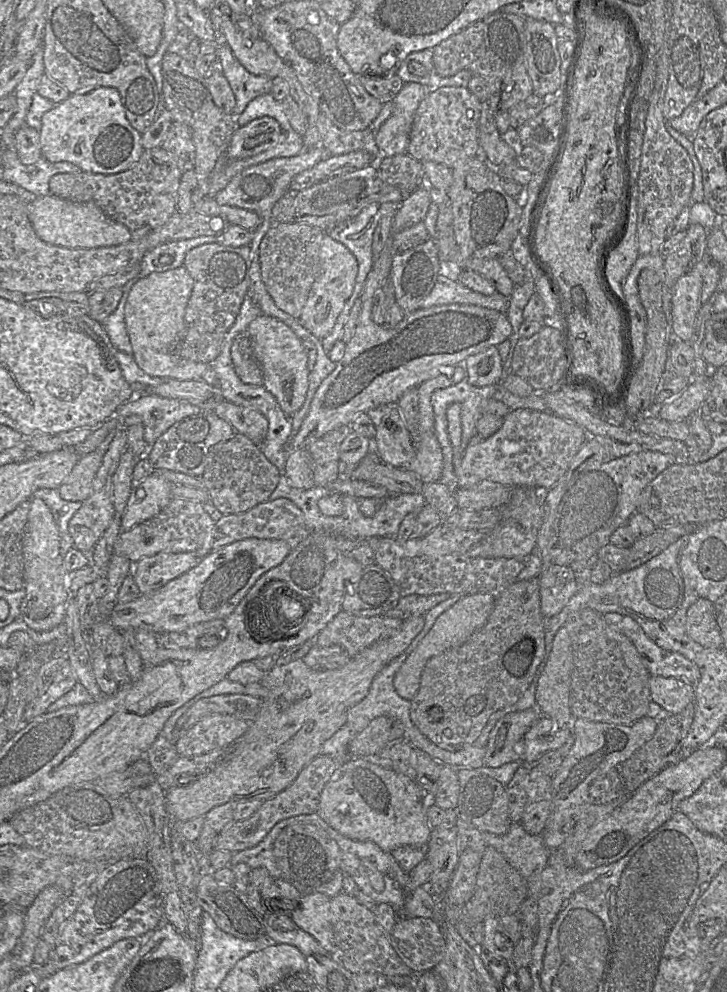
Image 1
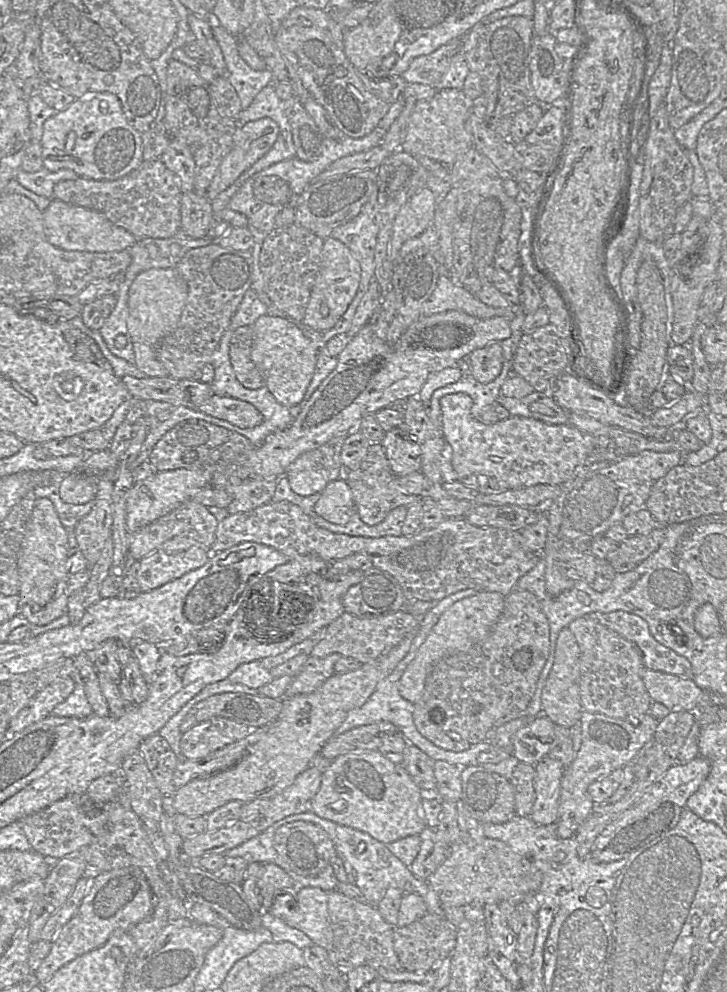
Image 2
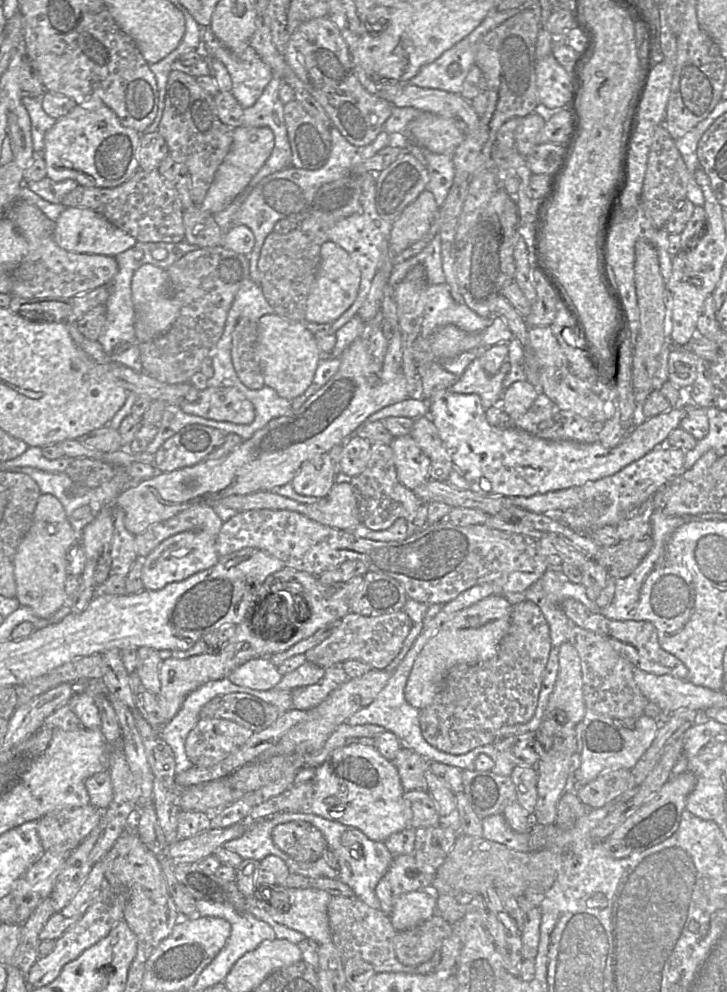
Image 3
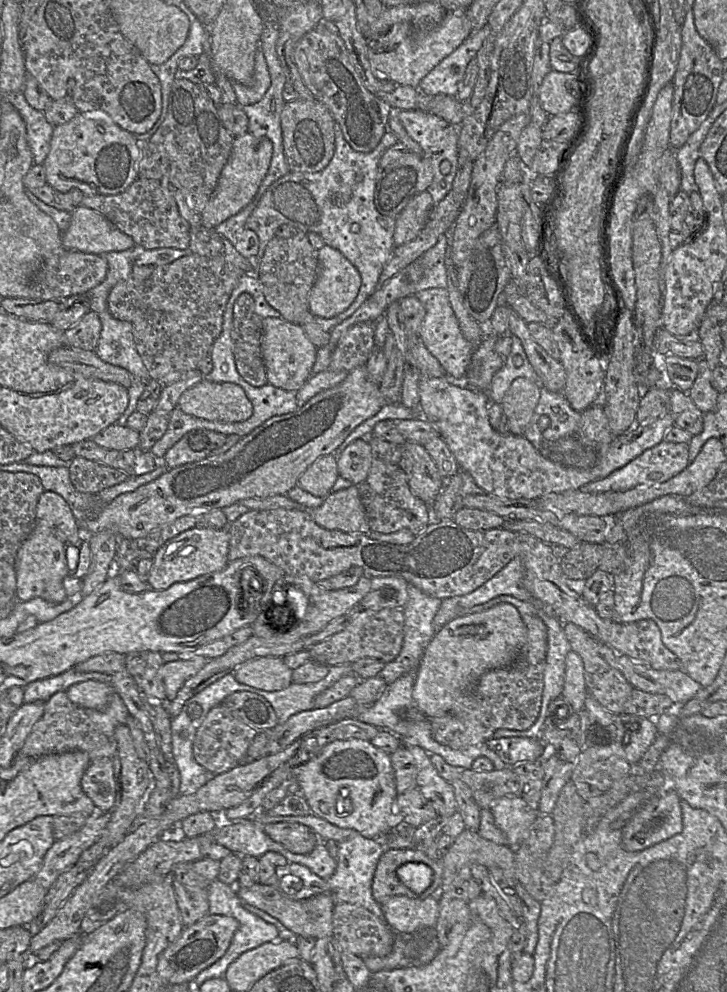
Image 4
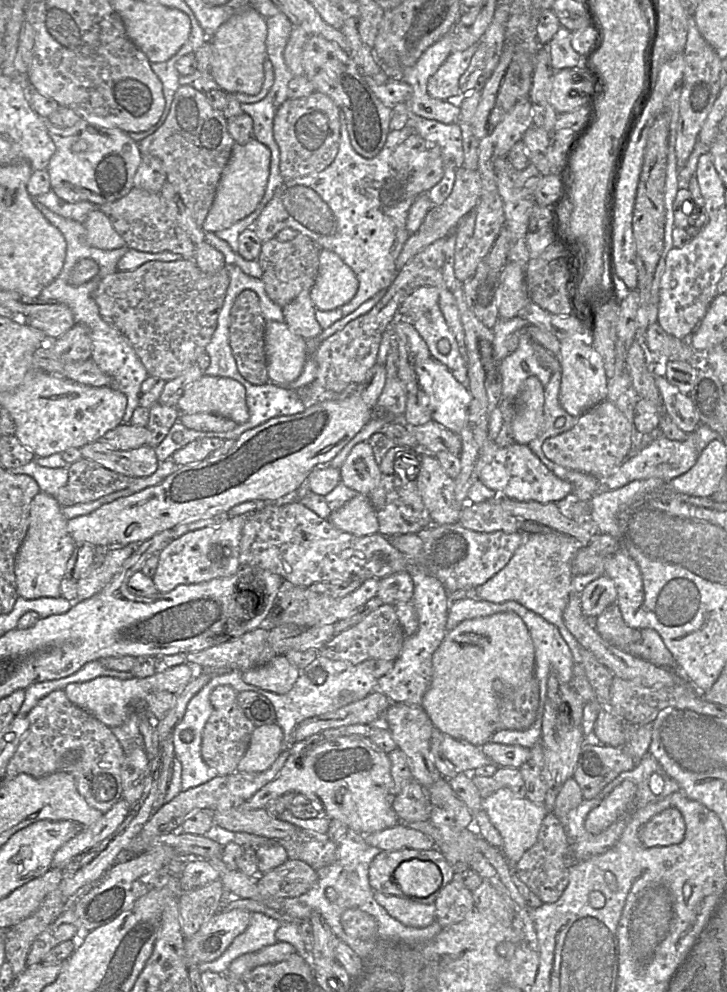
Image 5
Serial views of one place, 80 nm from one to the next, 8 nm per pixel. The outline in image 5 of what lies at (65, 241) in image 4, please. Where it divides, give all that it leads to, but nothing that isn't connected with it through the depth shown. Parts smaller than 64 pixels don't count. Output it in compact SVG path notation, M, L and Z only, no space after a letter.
M100 210L90 212L82 224L86 230L89 245L103 250L125 246L123 238L115 231L109 218Z

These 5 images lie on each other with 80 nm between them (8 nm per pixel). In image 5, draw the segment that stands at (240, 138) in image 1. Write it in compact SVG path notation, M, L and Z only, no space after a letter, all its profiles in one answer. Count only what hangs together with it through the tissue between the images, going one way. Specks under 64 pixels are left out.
M252 138L246 144L234 142L230 157L217 185L213 203L202 224L205 232L226 229L251 214L262 200L270 173L270 149Z

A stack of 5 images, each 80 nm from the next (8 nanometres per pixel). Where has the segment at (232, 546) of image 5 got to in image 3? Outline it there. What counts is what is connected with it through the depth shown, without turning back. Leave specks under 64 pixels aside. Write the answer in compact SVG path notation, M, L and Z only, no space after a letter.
M185 531L162 541L149 555L143 558L141 578L145 590L160 590L172 582L187 579L195 573L217 564L216 537L206 532Z

